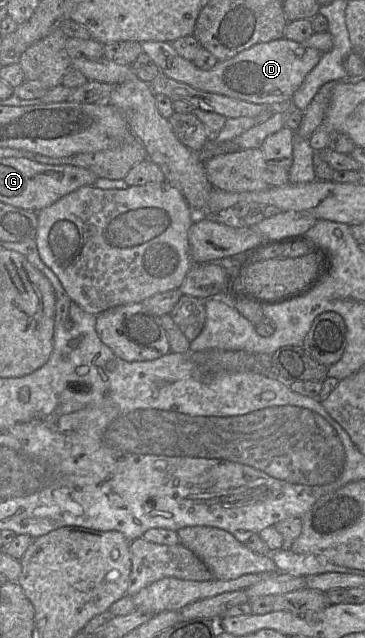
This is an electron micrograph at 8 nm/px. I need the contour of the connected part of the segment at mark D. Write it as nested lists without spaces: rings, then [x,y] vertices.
[[[285,37],[258,43],[233,58],[218,61],[210,70],[202,70],[175,51],[171,43],[142,42],[142,52],[158,66],[161,73],[193,88],[218,93],[255,104],[289,103],[305,77],[319,63],[322,53]]]

